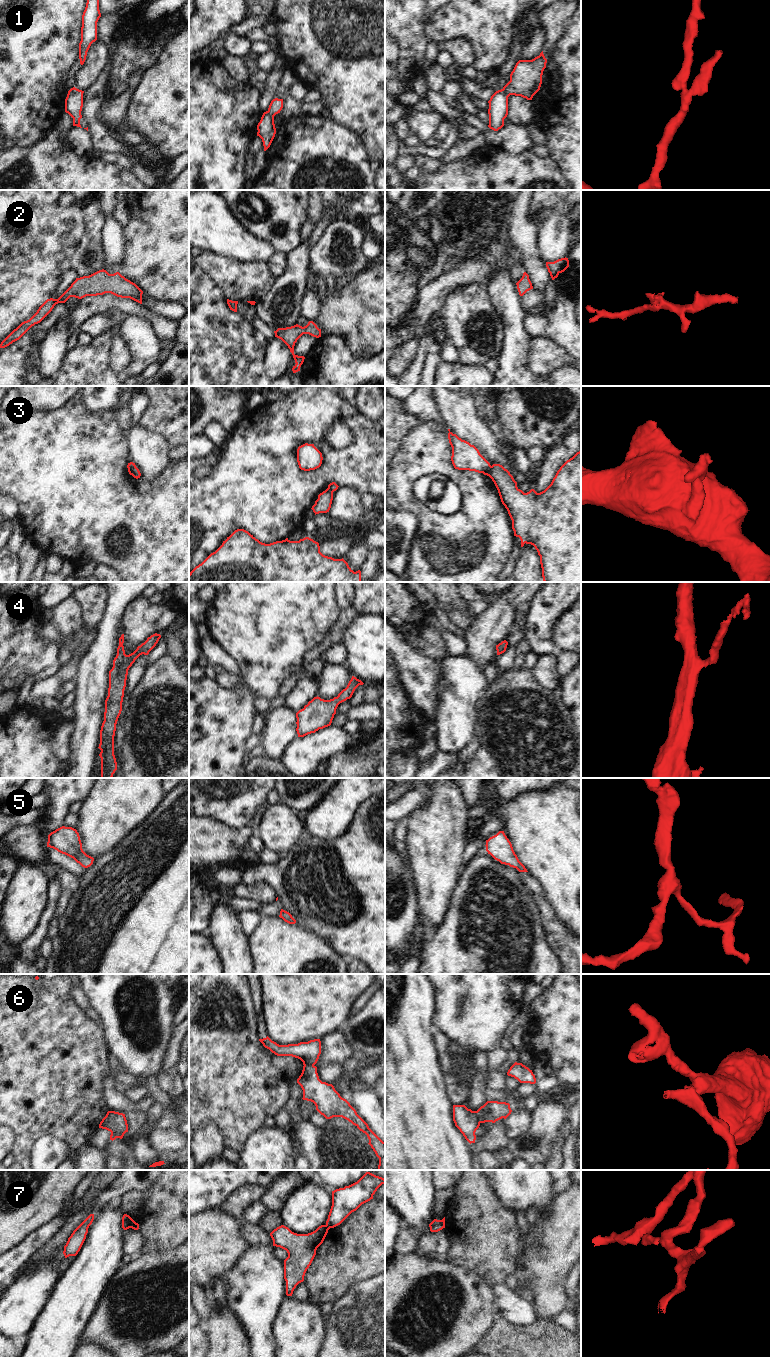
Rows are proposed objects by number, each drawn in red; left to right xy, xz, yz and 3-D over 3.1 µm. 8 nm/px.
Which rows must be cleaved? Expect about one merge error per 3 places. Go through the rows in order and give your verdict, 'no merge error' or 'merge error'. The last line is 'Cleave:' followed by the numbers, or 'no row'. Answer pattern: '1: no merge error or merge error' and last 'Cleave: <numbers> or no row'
1: merge error
2: no merge error
3: merge error
4: no merge error
5: no merge error
6: merge error
7: merge error
Cleave: 1, 3, 6, 7

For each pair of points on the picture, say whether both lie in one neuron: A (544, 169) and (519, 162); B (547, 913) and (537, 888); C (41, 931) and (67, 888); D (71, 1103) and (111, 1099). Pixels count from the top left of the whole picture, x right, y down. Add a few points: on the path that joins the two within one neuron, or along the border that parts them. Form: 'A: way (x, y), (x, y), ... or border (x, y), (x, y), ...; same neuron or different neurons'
A: way (538, 169), (525, 168); same neuron
B: border (533, 892), (544, 898); different neurons
C: border (57, 881), (59, 896), (54, 913); different neurons
D: border (109, 1077), (103, 1084), (103, 1100), (108, 1110); different neurons

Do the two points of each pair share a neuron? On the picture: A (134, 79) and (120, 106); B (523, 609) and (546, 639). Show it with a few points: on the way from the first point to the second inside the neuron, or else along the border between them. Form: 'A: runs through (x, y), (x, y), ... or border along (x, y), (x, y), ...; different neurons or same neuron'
A: runs through (131, 86), (123, 99); same neuron
B: border along (531, 603), (526, 616), (525, 631); different neurons

